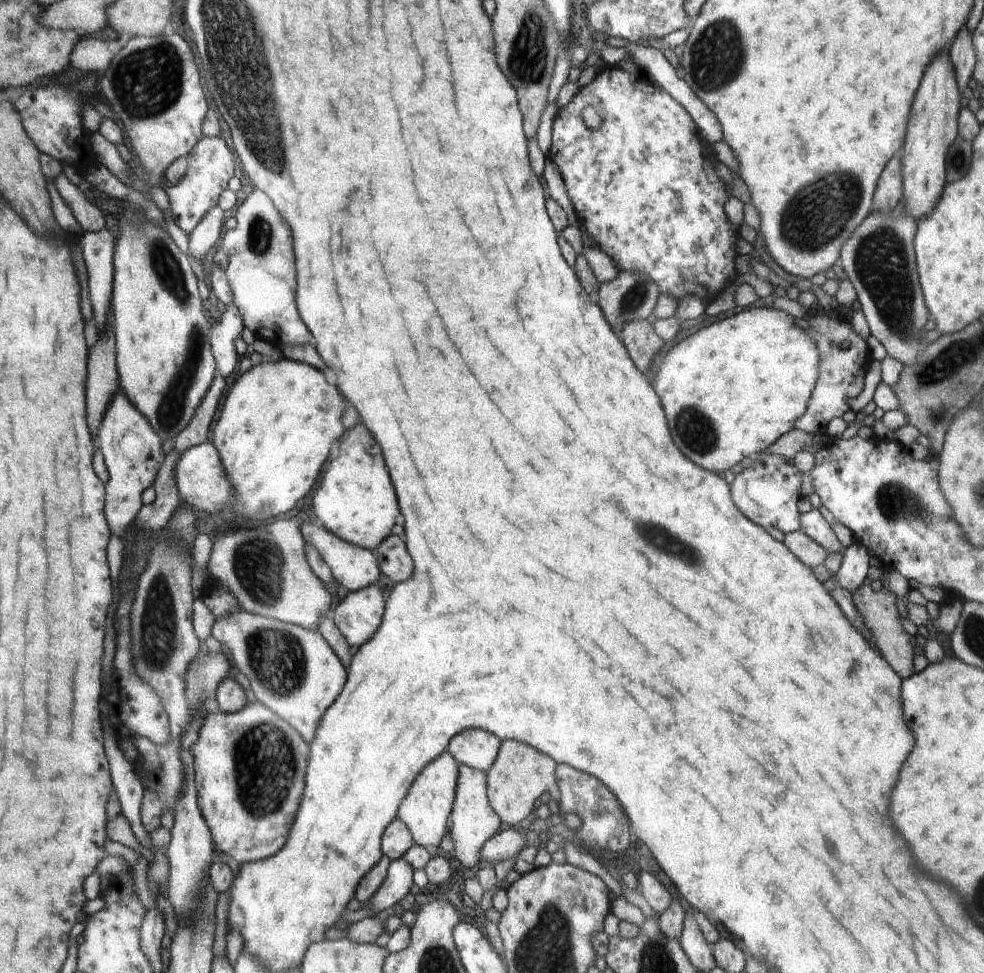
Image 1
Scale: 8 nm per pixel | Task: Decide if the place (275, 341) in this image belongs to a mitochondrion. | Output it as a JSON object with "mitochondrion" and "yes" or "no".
{"mitochondrion":"no"}

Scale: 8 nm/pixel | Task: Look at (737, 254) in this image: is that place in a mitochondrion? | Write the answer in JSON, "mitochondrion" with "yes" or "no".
{"mitochondrion":"no"}

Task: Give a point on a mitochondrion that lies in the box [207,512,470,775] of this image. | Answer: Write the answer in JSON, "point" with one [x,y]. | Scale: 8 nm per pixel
{"point":[276,659]}

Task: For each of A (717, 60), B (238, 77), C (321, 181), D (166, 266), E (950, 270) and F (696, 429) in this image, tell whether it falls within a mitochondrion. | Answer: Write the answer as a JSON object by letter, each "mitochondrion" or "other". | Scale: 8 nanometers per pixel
{"A":"mitochondrion","B":"mitochondrion","C":"other","D":"mitochondrion","E":"other","F":"mitochondrion"}

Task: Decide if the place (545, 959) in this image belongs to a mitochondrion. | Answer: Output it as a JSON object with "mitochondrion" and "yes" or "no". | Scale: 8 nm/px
{"mitochondrion":"yes"}

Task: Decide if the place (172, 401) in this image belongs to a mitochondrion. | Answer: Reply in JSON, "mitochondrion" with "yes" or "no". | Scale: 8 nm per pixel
{"mitochondrion":"yes"}

